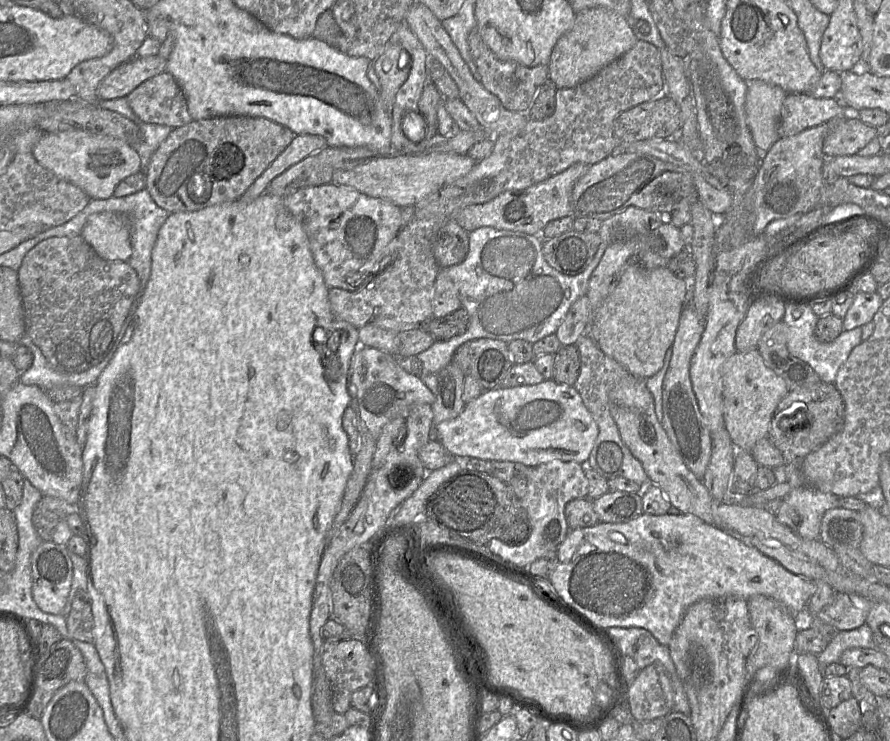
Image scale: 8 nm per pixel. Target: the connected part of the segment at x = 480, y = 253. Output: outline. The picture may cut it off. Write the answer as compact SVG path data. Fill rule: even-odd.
M480 227L469 232L469 251L464 261L440 269L445 270L457 286L462 307L470 316L470 326L464 334L449 340L436 340L428 349L416 355L423 365L422 375L437 374L452 362L456 349L470 340L491 338L509 343L512 340L521 339L534 344L556 333L571 305L578 298L587 295L590 277L607 246L605 243L600 244L592 261L581 273L565 275L546 262L542 252L542 240L537 235L492 227Z

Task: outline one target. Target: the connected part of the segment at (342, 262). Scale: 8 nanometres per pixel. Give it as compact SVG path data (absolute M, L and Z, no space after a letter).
M332 182L319 186L299 188L284 196L283 202L289 213L301 222L308 238L314 262L322 273L324 282L328 289L341 288L347 291L357 291L364 288L369 282L371 276L378 272L378 266L380 266L382 258L386 255L387 246L397 236L398 232L402 228L402 209L399 206L384 199L367 196L354 188L341 186Z

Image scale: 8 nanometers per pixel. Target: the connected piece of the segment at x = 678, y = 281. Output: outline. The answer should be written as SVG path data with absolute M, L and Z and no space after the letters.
M635 260L624 270L616 287L593 313L591 337L606 355L630 374L647 379L662 368L665 353L673 345L680 315L687 302L692 303L692 287L686 280L675 276L668 267L646 269Z

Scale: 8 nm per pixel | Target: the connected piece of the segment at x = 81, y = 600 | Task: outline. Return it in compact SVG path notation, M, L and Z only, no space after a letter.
M88 589L76 595L66 621L70 639L93 643L93 614Z

